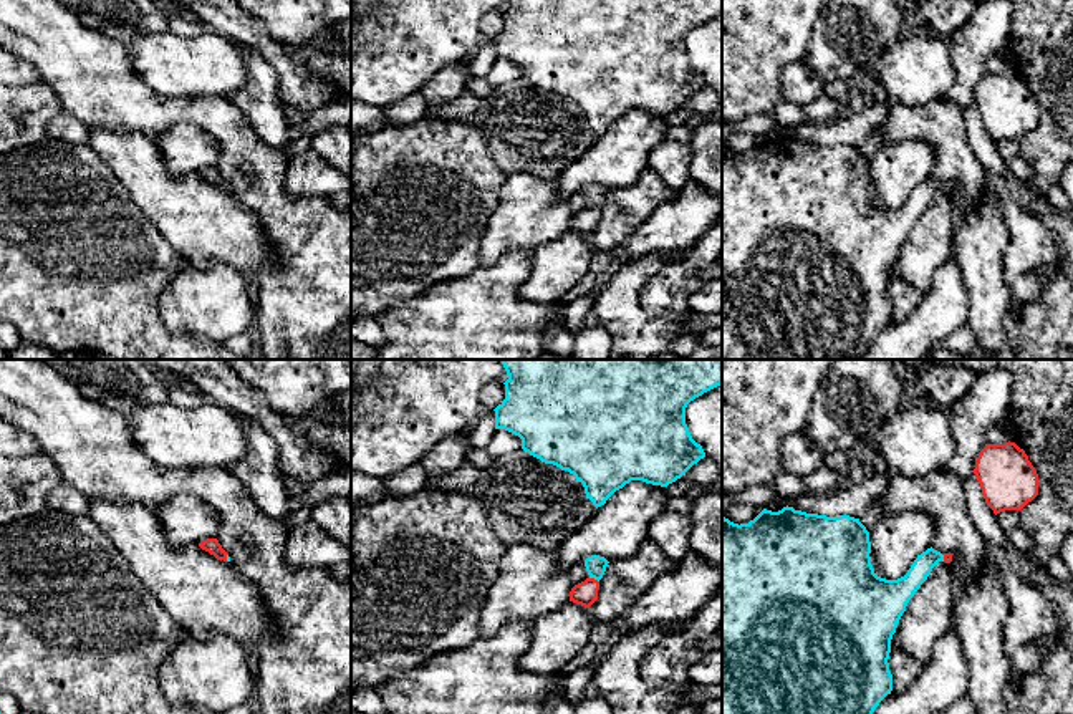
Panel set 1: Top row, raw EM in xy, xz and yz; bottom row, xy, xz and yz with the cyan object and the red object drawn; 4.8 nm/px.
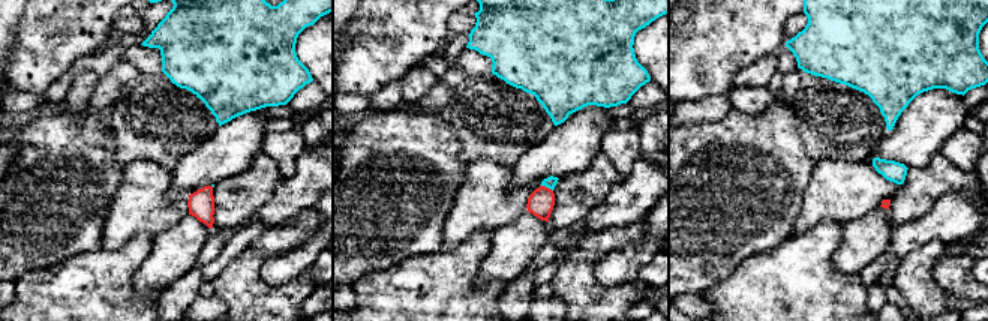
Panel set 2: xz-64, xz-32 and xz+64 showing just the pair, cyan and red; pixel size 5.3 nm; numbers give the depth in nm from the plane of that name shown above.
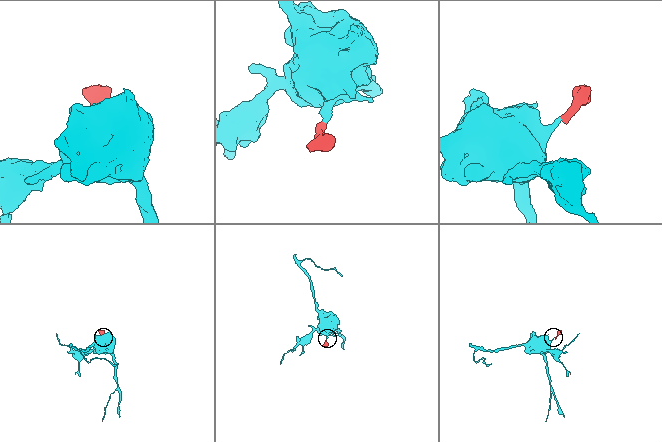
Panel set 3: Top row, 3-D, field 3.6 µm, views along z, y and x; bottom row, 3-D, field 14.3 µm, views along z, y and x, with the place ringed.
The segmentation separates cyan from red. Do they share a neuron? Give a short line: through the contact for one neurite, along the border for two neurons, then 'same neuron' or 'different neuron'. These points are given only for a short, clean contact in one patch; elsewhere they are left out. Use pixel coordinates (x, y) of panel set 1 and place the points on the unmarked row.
xz (595, 194), (595, 207), (585, 222) | same neuron

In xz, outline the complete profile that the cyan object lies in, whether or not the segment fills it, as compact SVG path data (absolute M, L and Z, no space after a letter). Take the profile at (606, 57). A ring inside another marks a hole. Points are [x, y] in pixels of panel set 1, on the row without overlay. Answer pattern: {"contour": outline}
{"contour": "M507 0L505 28L493 38L495 58L522 68L522 78L568 99L598 137L631 109L667 116L705 86L686 53L690 30L722 13L722 0Z"}

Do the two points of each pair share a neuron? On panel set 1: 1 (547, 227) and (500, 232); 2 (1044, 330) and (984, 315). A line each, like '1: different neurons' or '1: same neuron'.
1: same neuron
2: different neurons

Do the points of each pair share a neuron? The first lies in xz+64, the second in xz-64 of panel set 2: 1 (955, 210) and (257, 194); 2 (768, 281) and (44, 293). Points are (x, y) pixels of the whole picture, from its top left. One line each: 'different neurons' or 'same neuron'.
1: different neurons
2: same neuron

